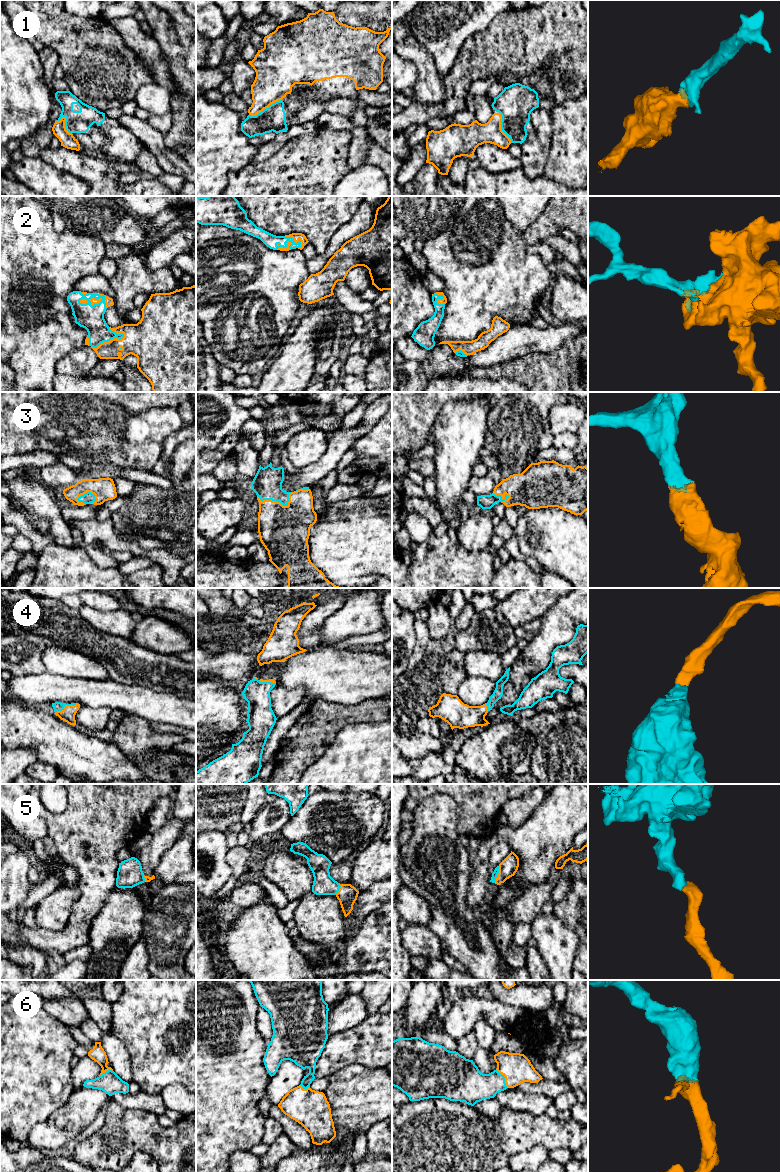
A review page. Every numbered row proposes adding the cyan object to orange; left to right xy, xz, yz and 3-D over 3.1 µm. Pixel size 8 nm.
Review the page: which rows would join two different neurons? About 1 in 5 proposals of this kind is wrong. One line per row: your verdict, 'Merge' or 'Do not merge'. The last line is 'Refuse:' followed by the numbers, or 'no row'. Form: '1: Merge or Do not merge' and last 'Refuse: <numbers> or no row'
1: Merge
2: Merge
3: Merge
4: Merge
5: Merge
6: Merge
Refuse: no row

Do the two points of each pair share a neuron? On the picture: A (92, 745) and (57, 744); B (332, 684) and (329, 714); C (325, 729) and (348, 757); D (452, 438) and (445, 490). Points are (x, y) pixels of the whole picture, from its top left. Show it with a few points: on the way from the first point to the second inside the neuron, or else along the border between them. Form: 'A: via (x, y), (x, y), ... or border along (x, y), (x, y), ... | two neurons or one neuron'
A: via (83, 745), (66, 745) | one neuron
B: border along (310, 702), (316, 699), (323, 699), (353, 705) | two neurons
C: border along (353, 725), (343, 727), (319, 757) | two neurons
D: via (452, 451), (452, 477) | one neuron

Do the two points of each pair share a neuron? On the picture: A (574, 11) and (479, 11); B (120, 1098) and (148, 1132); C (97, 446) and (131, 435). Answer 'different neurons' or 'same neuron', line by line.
A: different neurons
B: different neurons
C: same neuron

